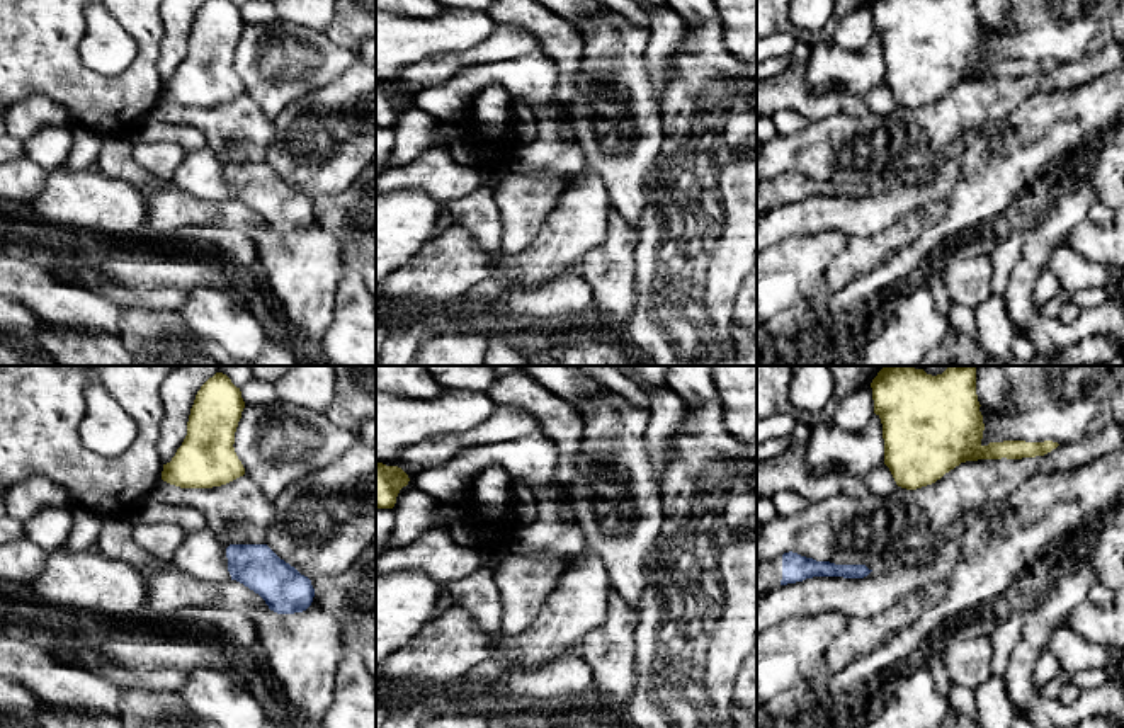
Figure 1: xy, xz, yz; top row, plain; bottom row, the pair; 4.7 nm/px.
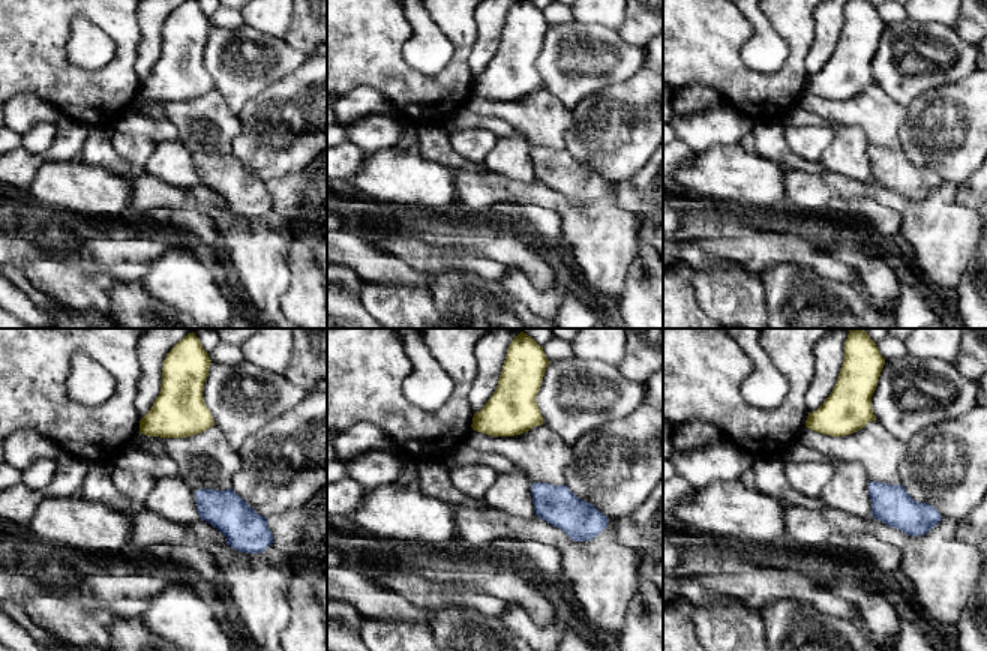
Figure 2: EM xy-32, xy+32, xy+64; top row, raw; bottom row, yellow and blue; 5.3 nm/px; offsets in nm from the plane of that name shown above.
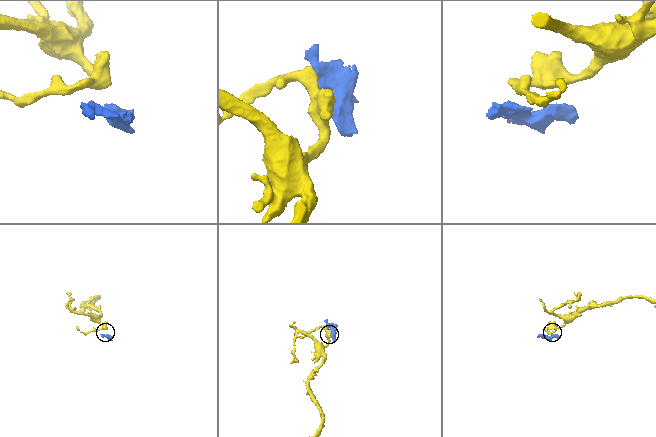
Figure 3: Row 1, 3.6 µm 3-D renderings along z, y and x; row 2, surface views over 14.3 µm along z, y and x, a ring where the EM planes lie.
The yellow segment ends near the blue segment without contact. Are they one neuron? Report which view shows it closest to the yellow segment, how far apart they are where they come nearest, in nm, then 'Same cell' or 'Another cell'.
Closest in xy. Distance 280 nm. Another cell

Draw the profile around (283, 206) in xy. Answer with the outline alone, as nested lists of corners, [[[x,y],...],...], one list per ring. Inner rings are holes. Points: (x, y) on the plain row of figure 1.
[[[230,163],[226,177],[231,199],[258,213],[270,230],[294,233],[311,225],[315,216],[311,199],[267,163]]]

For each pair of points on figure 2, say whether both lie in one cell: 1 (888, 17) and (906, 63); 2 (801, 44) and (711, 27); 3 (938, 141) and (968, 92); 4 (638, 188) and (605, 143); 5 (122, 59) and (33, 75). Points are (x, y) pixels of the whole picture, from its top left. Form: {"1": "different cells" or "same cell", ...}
{"1": "different cells", "2": "same cell", "3": "same cell", "4": "different cells", "5": "same cell"}

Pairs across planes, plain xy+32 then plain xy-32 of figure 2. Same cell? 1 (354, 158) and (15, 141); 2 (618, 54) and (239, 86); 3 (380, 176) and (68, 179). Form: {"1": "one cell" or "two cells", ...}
{"1": "two cells", "2": "one cell", "3": "one cell"}

